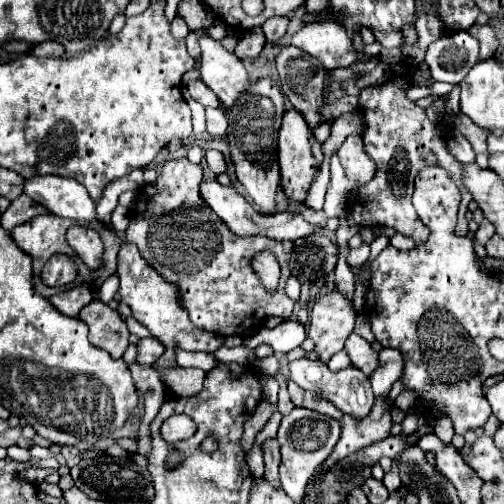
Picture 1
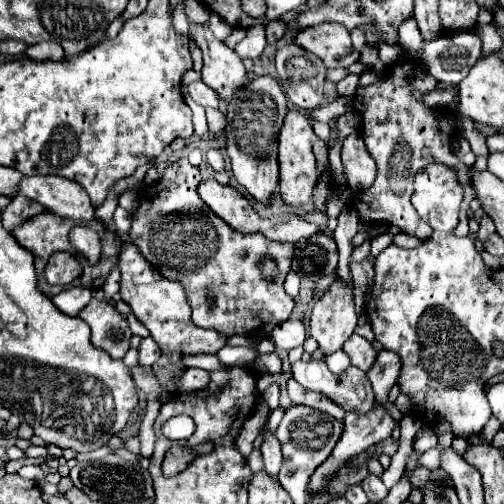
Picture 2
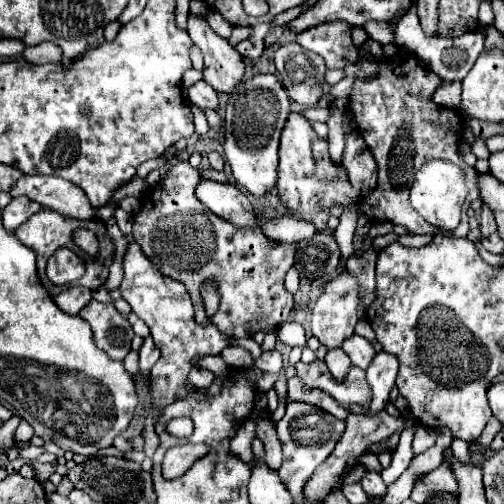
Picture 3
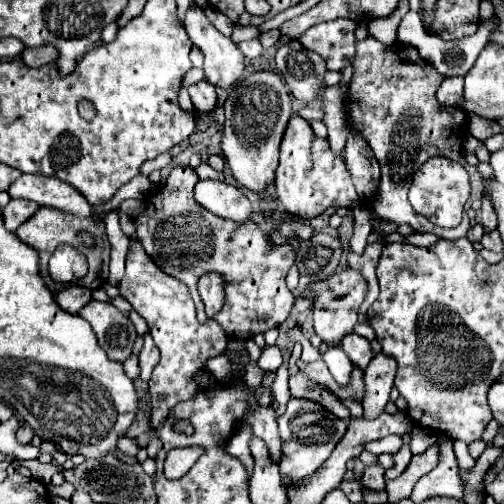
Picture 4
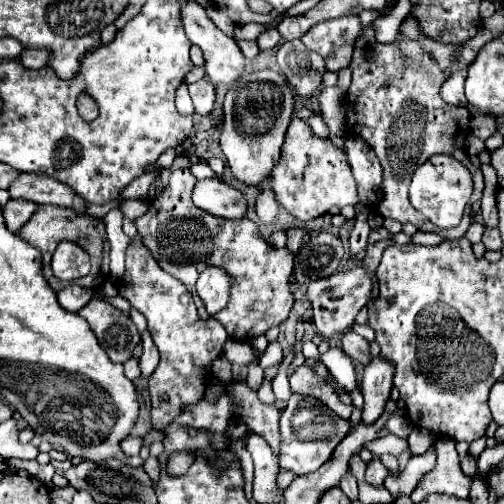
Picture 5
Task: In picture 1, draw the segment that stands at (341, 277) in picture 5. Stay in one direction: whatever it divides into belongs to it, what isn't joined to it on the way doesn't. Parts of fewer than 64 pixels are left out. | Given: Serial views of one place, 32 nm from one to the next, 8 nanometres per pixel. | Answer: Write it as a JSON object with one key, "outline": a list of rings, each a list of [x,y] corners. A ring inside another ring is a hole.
{"outline":[[[332,290],[318,298],[310,312],[308,336],[316,342],[314,352],[322,362],[328,362],[332,354],[344,348],[346,338],[352,334],[356,312],[352,302],[340,292]]]}

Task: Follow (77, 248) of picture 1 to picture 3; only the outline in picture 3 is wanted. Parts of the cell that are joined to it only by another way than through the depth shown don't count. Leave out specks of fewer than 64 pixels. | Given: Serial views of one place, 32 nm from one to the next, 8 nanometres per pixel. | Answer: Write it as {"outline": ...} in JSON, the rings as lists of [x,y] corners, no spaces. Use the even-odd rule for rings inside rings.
{"outline":[[[80,228],[80,230],[74,232],[74,238],[76,238],[76,244],[78,244],[82,250],[86,250],[86,252],[90,252],[90,254],[96,254],[96,252],[98,252],[98,240],[96,240],[96,234],[94,234],[94,232]]]}

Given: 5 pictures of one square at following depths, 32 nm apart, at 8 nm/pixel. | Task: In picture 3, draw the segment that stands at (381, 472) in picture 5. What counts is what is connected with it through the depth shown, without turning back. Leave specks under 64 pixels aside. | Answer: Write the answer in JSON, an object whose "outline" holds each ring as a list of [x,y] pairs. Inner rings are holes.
{"outline":[[[368,470],[364,474],[364,480],[360,480],[360,484],[362,484],[362,488],[368,496],[384,496],[386,494],[386,484],[384,484],[380,472],[370,472]]]}

